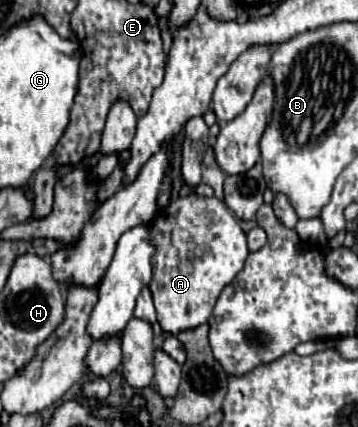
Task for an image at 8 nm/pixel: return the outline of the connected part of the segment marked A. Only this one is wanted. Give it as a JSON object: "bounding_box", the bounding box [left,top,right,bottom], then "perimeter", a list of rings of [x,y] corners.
{"bounding_box":[149,193,249,335],"perimeter":[[[195,193],[187,195],[187,197],[177,197],[175,201],[169,203],[169,207],[165,211],[159,211],[155,215],[155,219],[149,225],[149,241],[155,247],[153,279],[149,283],[149,289],[151,289],[153,301],[155,301],[157,321],[159,321],[161,329],[171,335],[177,335],[187,329],[195,329],[209,321],[219,293],[243,269],[245,259],[249,255],[247,235],[235,221],[233,211],[217,197],[199,197]]]}

